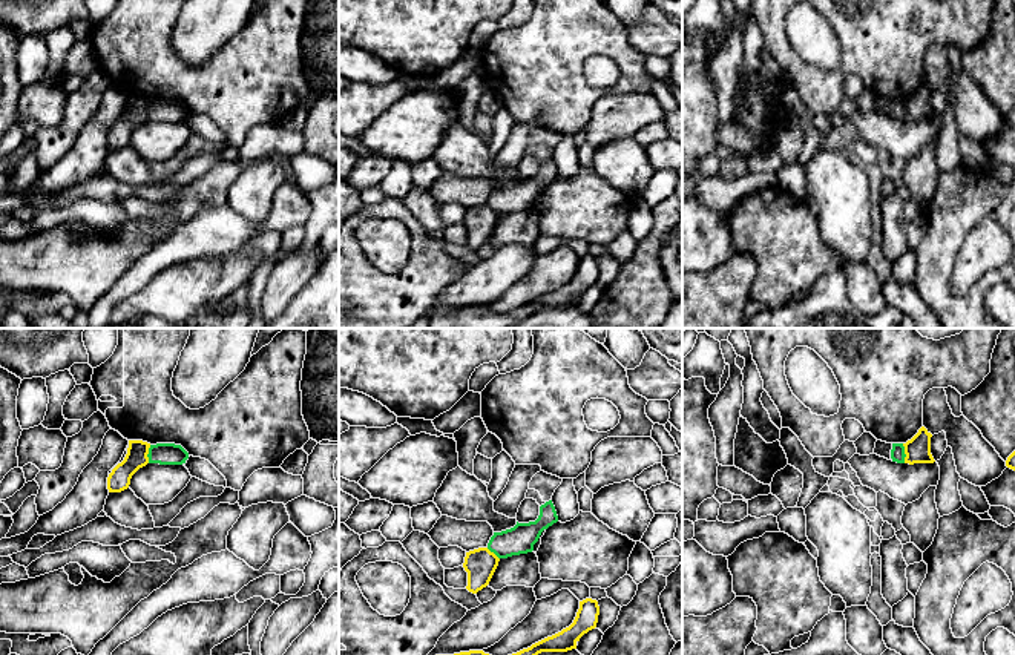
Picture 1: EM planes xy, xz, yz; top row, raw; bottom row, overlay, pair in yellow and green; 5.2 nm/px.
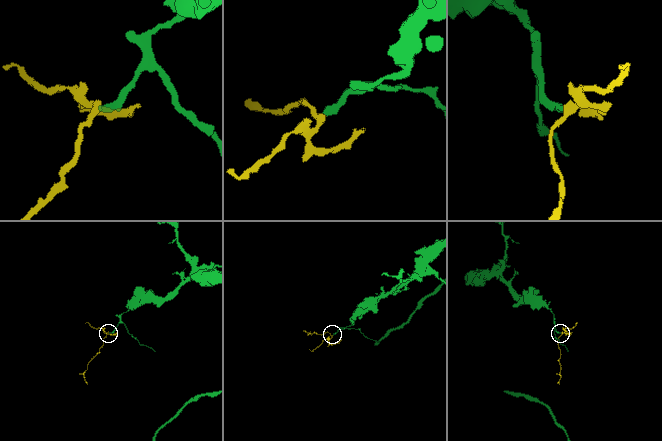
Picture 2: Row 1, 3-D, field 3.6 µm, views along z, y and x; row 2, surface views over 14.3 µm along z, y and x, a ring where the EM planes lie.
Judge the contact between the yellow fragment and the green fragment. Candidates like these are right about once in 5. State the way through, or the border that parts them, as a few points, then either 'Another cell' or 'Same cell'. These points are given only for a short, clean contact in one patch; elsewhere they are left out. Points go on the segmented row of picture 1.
Boundary: yz (902, 444), (905, 462). Another cell

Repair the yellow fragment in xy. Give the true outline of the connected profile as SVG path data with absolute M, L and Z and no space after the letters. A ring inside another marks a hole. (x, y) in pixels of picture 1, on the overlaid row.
M129 440L124 460L118 463L107 477L109 492L121 492L129 488L132 476L149 463L150 443L143 440Z

